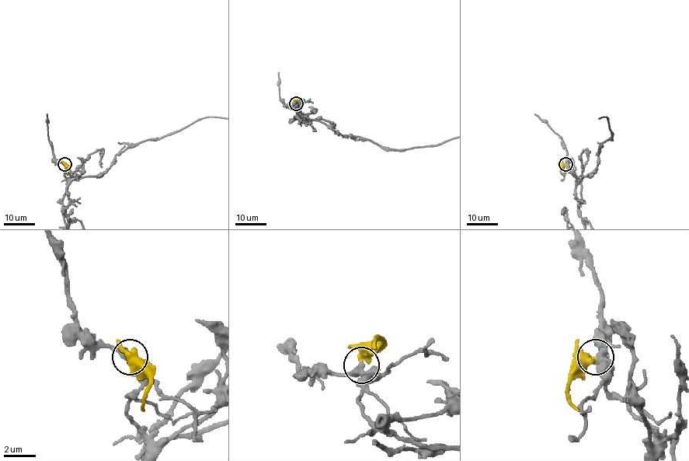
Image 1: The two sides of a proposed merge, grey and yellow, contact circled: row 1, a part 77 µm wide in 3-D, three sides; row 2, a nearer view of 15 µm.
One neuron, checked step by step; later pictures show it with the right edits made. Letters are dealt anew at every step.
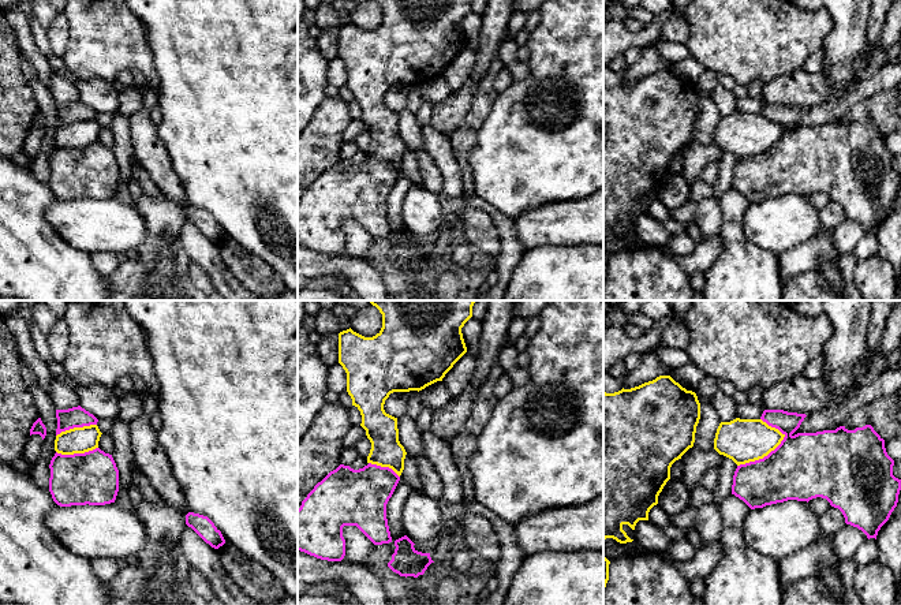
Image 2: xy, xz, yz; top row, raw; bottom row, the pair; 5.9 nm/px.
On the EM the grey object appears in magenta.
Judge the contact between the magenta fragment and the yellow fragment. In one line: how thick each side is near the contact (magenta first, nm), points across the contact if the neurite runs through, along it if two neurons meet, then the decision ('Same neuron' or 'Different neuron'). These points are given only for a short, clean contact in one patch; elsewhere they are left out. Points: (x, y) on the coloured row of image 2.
Thickness 380 nm (magenta) against 260 nm. Boundary: yz (785, 434), (762, 458), (737, 466). Different neuron

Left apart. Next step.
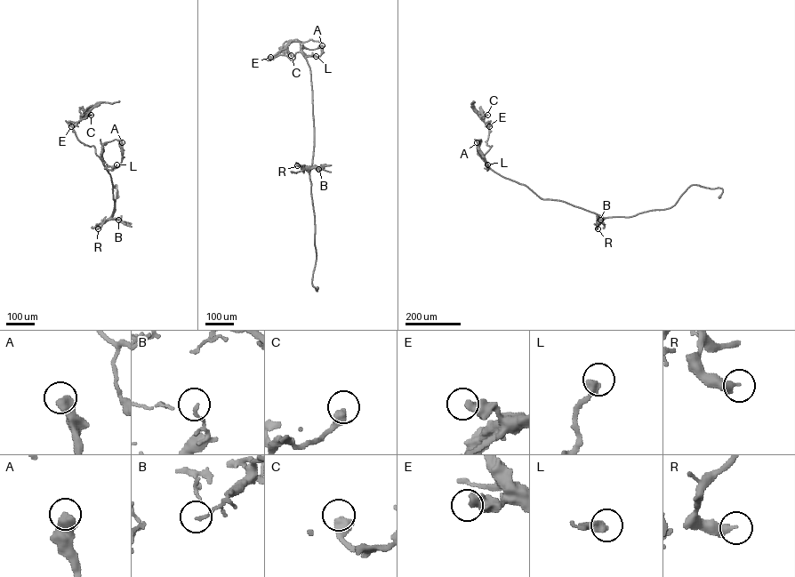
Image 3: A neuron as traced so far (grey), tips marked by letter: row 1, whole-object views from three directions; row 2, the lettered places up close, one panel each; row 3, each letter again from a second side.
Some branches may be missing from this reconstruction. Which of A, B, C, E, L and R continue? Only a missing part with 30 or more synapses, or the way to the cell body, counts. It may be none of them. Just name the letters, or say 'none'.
L

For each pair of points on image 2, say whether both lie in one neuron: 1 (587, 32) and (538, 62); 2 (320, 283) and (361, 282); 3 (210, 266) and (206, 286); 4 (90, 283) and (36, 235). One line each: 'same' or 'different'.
1: same
2: different
3: different
4: same

